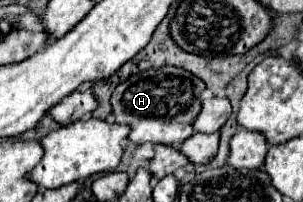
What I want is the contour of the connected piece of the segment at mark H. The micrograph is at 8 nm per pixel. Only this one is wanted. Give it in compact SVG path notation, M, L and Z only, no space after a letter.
M178 67L148 69L138 75L132 75L114 89L110 99L112 113L118 125L130 127L128 141L132 141L134 145L162 143L176 147L194 133L190 123L194 121L194 115L198 115L200 93L204 89L206 85L198 77Z

